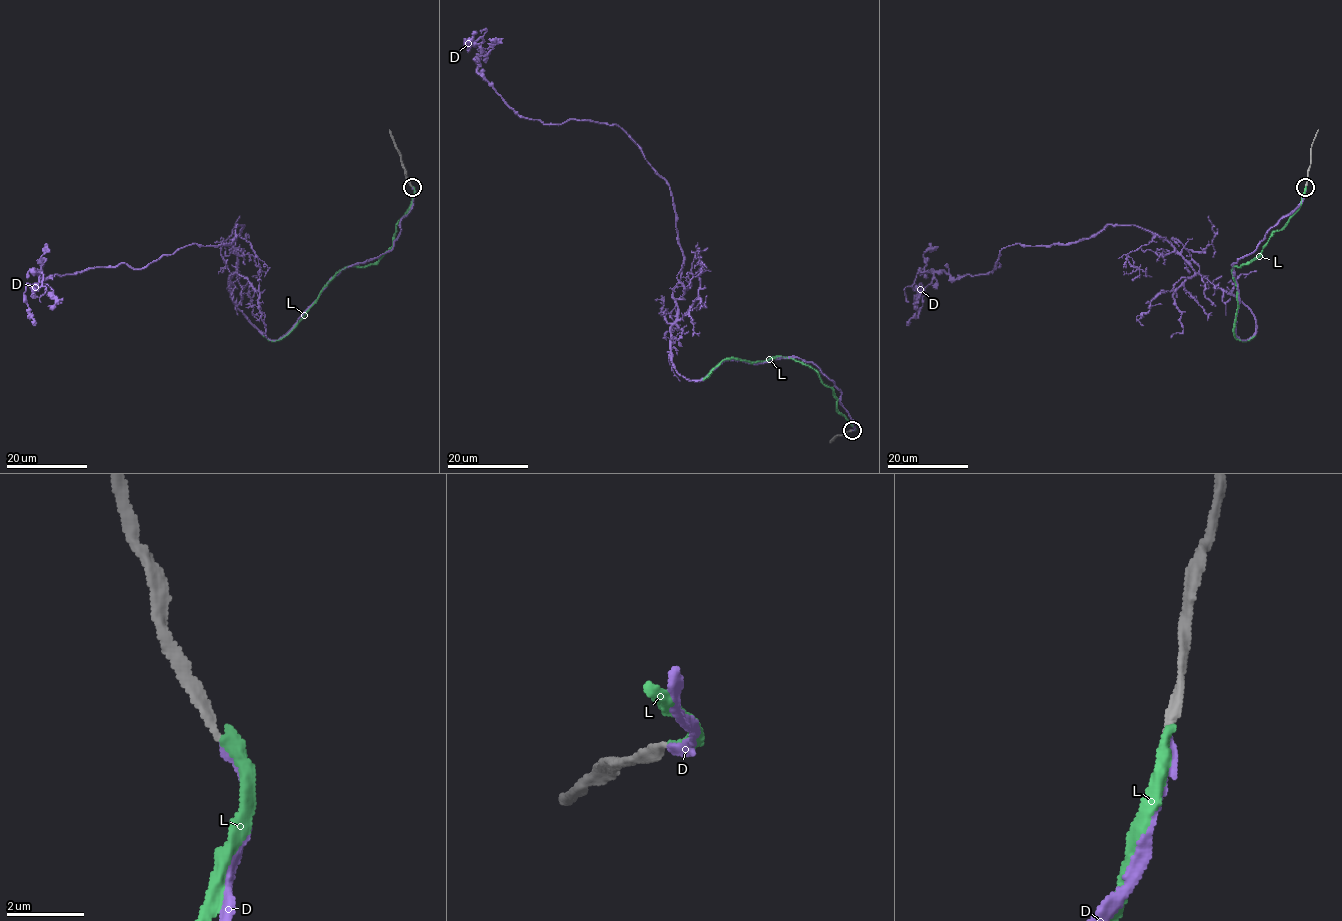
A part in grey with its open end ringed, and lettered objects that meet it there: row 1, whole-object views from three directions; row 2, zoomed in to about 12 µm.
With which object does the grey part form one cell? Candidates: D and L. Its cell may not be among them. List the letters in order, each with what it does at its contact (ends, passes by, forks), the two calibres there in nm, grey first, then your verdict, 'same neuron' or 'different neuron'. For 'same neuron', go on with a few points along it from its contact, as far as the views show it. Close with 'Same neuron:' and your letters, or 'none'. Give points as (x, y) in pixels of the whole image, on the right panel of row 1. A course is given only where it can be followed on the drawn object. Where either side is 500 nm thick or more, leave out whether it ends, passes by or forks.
D: it ends | 220/220 nm | different neuron
L: it ends | 220/320 nm | same neuron | via (1305, 187), (1301, 205), (1273, 232), (1262, 251), (1232, 268), (1237, 288), (1234, 335), (1249, 341), (1255, 334)
Same neuron: L

